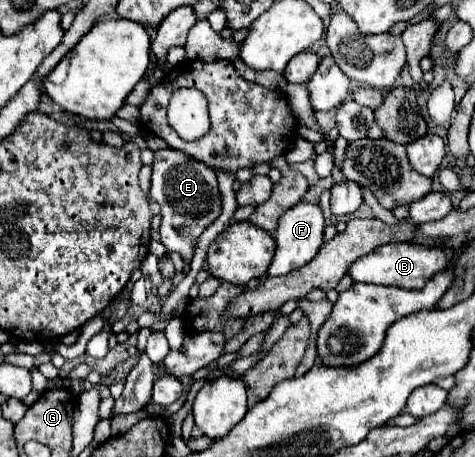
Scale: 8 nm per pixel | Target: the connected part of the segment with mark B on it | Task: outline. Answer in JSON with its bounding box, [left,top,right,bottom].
[349,243,447,289]

